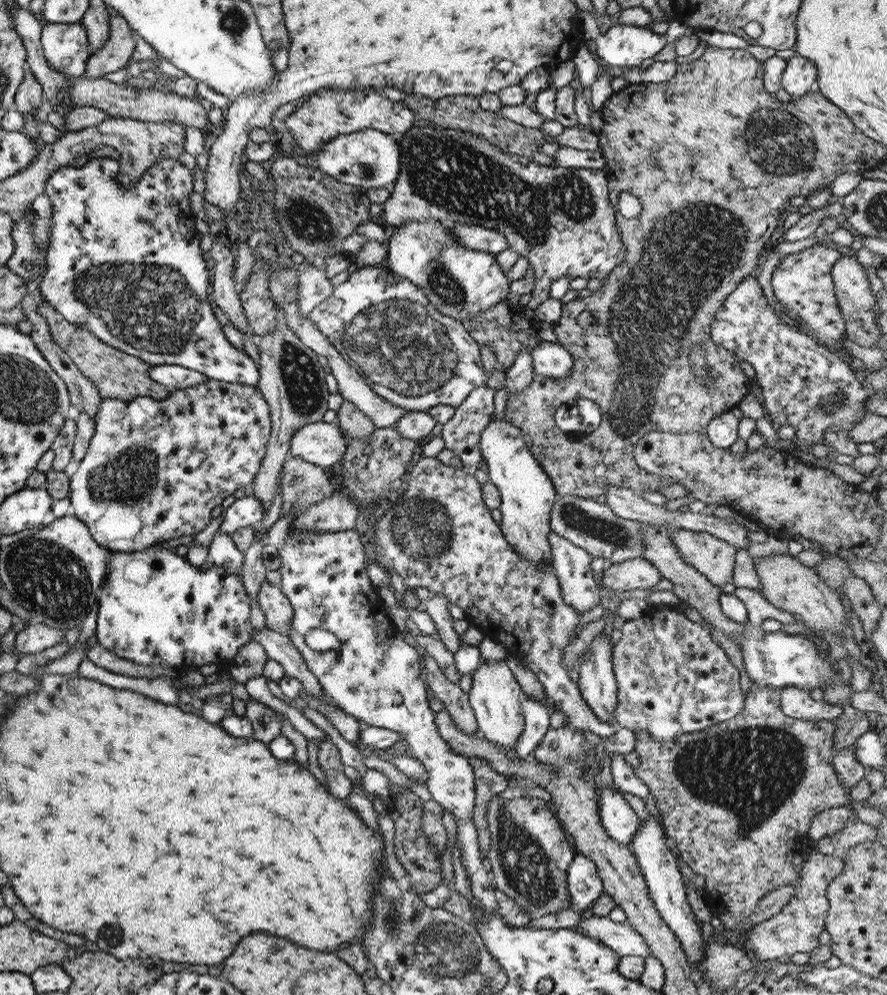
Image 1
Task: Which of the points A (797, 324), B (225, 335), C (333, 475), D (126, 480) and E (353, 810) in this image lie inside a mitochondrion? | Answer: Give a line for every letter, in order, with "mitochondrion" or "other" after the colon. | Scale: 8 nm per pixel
A: other
B: other
C: other
D: mitochondrion
E: other

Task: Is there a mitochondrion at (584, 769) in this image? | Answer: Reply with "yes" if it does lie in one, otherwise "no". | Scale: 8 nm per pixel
yes

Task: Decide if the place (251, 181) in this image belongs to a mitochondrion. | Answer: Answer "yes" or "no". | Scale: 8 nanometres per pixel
no

